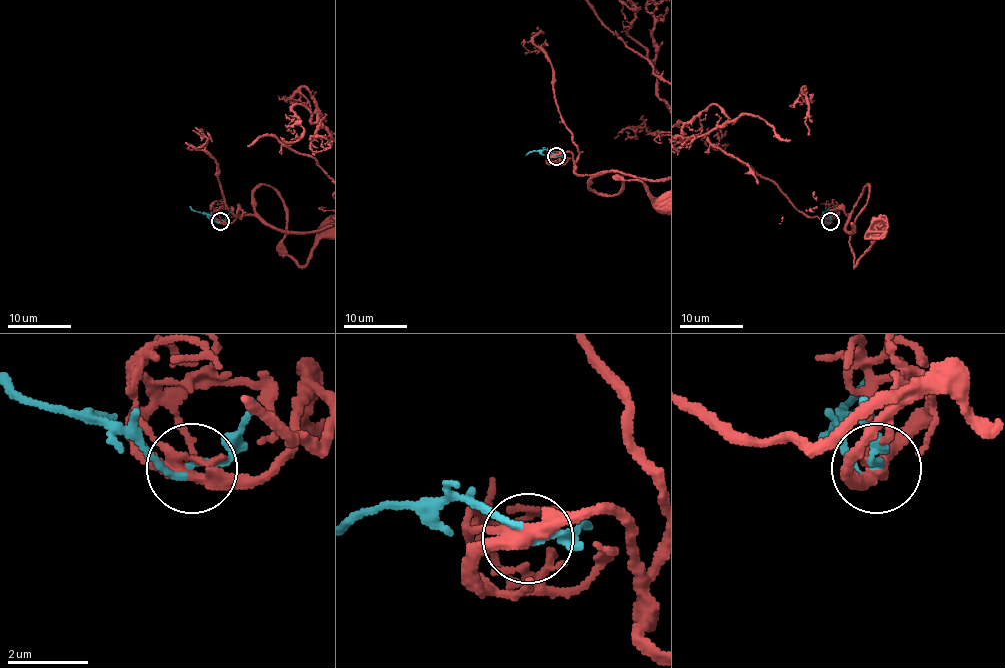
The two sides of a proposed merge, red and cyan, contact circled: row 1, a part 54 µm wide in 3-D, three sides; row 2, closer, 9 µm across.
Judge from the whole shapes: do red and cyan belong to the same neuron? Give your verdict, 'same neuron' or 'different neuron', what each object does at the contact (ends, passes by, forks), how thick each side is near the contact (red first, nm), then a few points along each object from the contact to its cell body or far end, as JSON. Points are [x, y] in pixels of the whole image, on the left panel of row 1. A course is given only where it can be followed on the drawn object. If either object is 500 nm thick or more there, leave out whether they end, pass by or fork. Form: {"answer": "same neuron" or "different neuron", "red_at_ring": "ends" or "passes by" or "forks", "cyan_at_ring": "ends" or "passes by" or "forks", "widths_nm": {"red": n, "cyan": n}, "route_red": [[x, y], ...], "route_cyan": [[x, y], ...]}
{"answer": "same neuron", "red_at_ring": "forks", "cyan_at_ring": "passes by", "widths_nm": {"red": 320, "cyan": 120}, "route_red": [[220, 221], [233, 221], [238, 210], [260, 216], [281, 229], [286, 251], [304, 266], [329, 227]], "route_cyan": [[220, 221], [217, 222], [190, 206]]}

